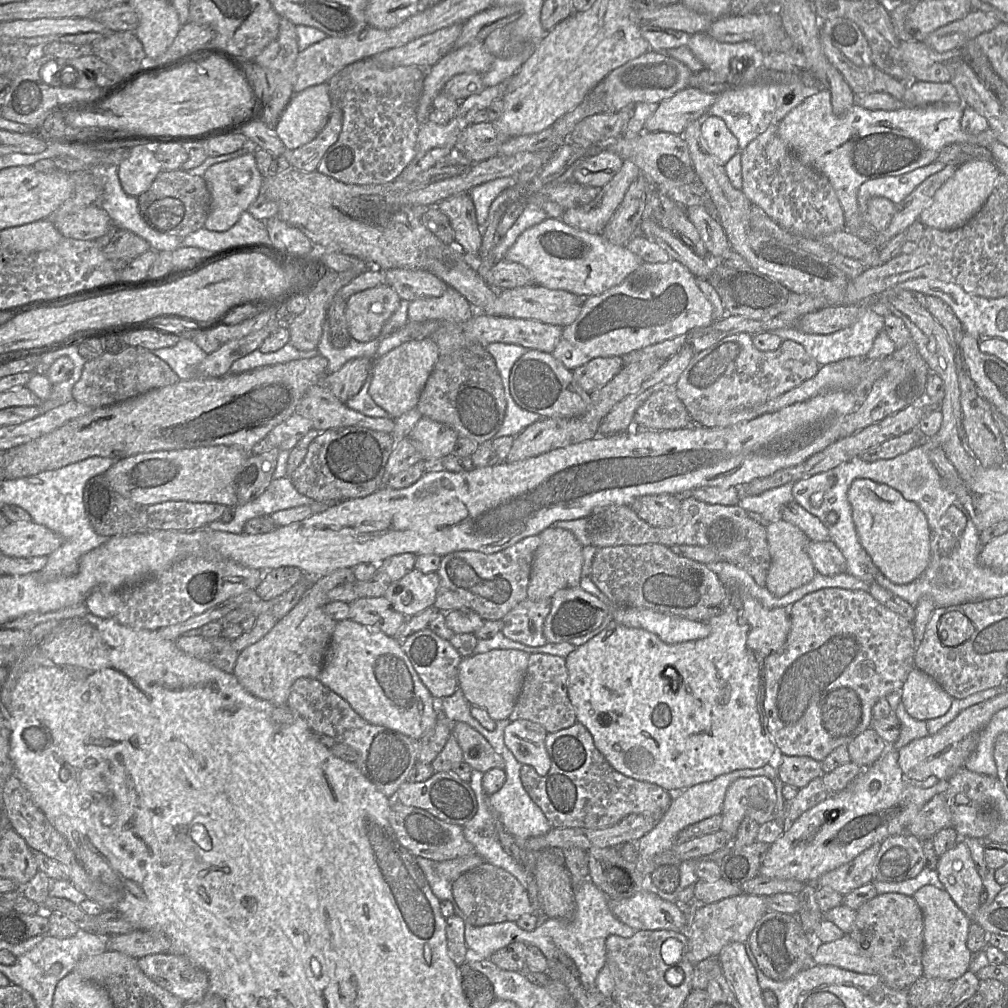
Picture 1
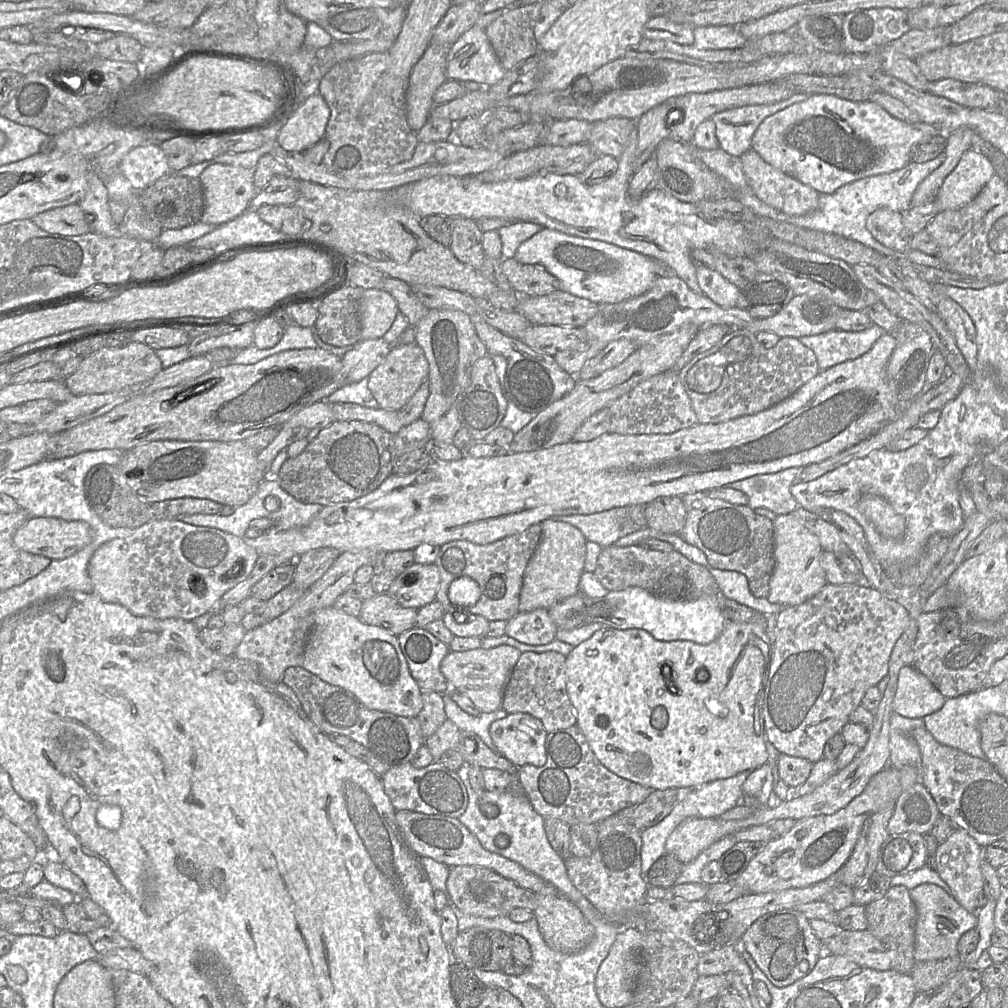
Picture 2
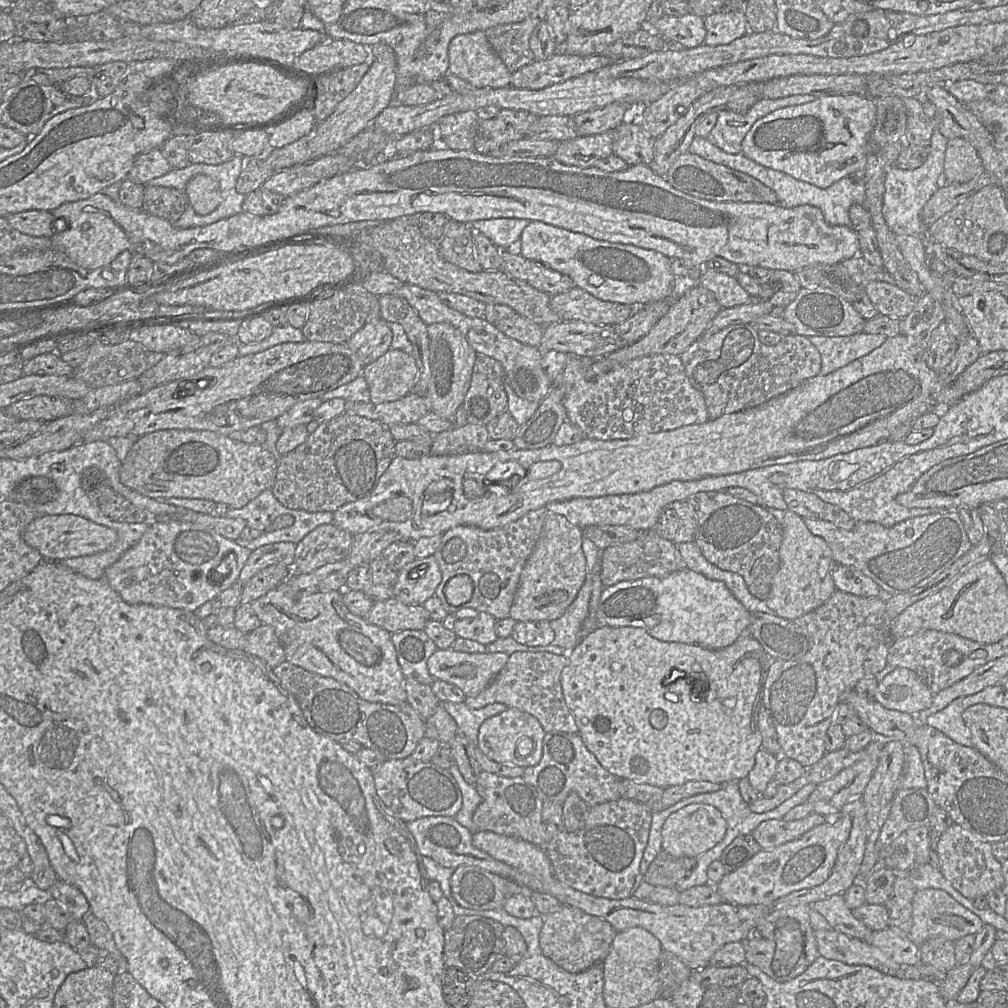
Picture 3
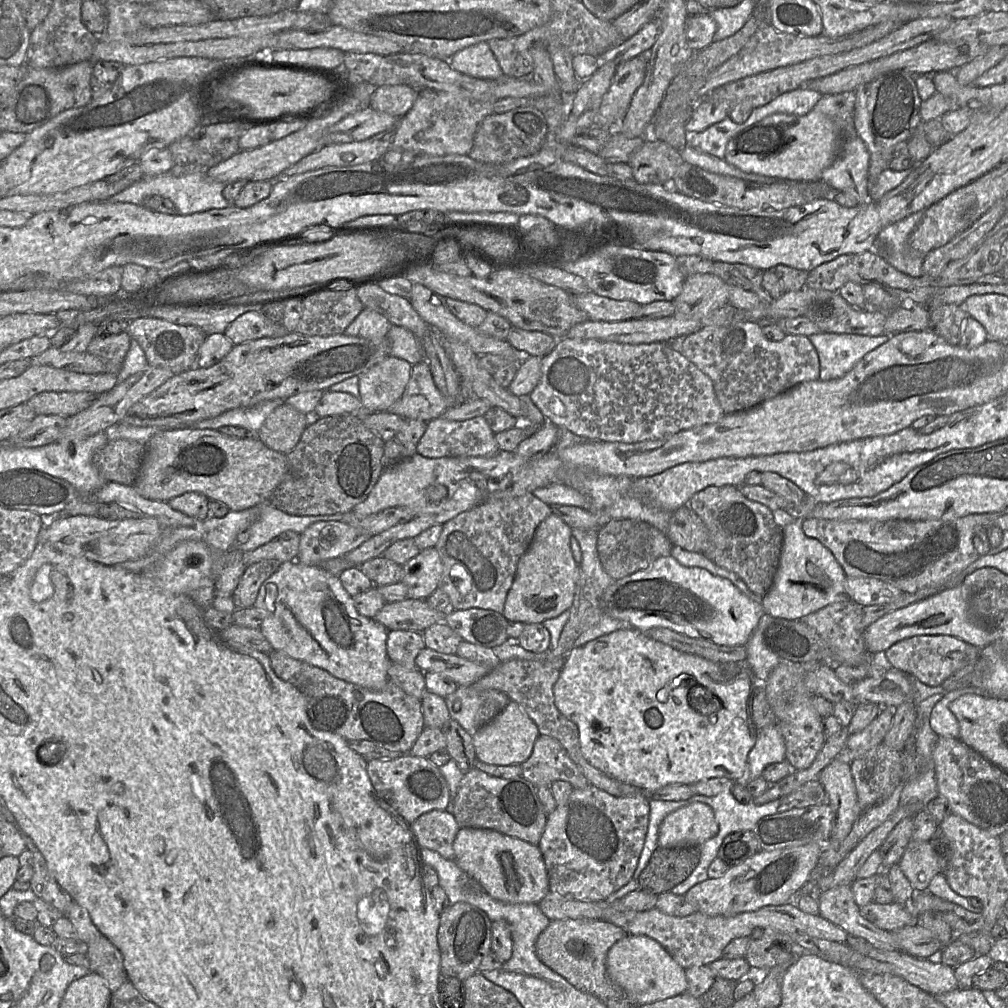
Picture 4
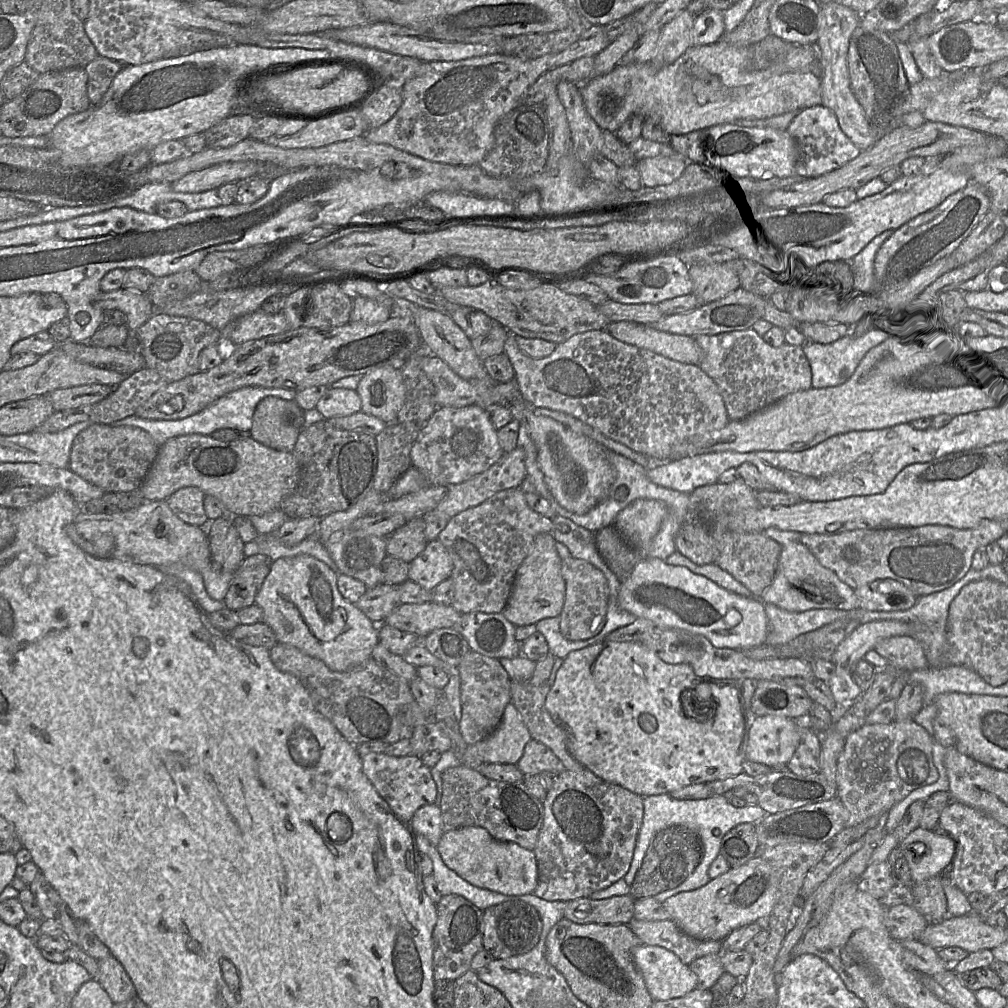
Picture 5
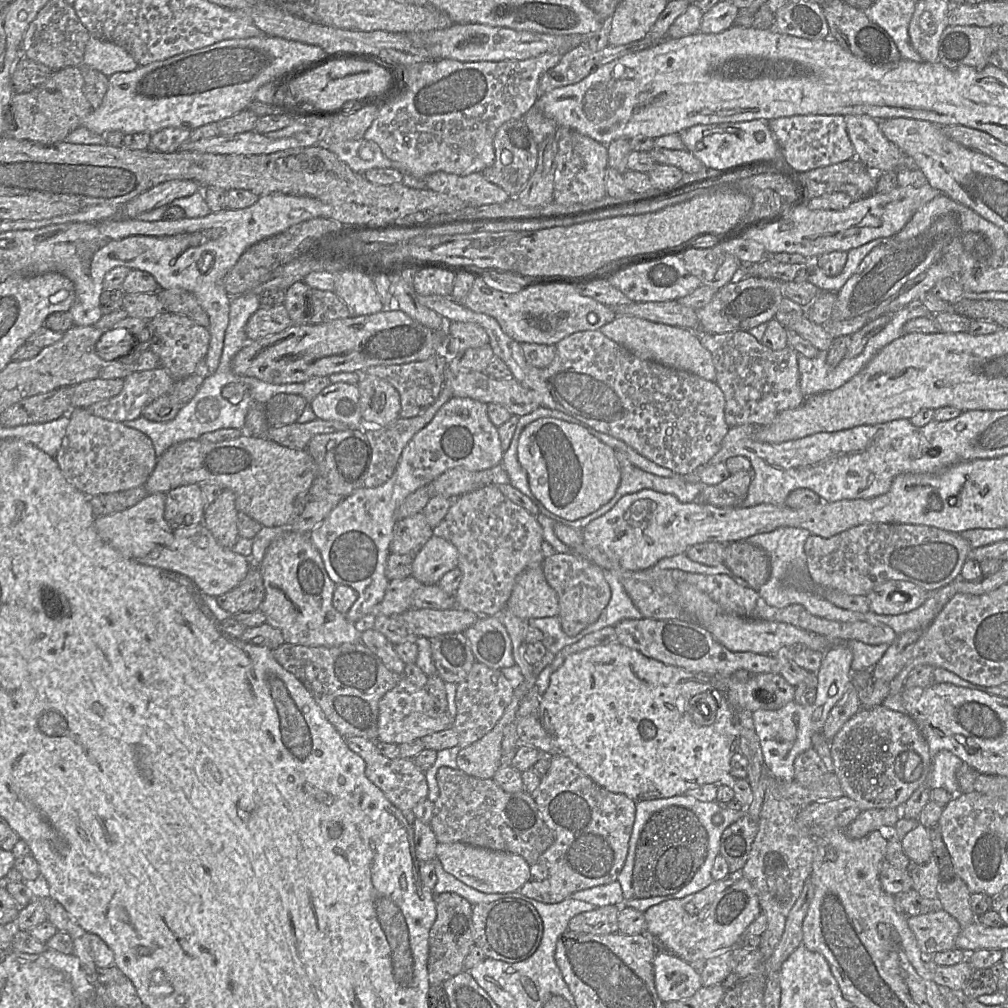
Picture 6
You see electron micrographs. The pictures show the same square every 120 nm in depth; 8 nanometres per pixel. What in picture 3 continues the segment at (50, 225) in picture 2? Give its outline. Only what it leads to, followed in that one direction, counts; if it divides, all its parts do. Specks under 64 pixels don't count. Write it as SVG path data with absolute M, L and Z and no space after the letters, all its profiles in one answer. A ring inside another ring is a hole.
M28 210L8 215L6 219L13 228L30 236L50 238L52 235L56 233L53 228L53 222L55 220L55 217L52 215L50 211Z

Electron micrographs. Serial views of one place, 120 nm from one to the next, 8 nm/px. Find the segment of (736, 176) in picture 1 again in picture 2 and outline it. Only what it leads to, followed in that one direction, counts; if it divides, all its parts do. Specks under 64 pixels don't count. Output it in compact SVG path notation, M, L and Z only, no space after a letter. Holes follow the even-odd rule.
M795 94L773 104L747 105L716 113L711 118L716 125L719 148L730 155L740 157L751 148L753 135L763 120L809 97L809 94Z

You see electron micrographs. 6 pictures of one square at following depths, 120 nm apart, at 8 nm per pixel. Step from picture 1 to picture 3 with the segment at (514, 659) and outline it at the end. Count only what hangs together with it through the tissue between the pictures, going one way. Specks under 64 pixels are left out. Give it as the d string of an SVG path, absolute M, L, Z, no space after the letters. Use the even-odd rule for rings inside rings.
M437 649L427 660L430 675L458 687L466 697L483 691L505 666L509 655L496 653L465 653Z

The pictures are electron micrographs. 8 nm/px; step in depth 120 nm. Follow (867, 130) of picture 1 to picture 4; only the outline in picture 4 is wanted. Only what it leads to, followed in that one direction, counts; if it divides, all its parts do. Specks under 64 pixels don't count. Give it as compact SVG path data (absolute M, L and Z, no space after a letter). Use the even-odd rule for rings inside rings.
M855 94L822 95L814 108L803 116L774 113L747 127L733 137L726 146L724 160L736 168L775 179L814 182L821 180L822 172L836 159L846 123L854 122Z

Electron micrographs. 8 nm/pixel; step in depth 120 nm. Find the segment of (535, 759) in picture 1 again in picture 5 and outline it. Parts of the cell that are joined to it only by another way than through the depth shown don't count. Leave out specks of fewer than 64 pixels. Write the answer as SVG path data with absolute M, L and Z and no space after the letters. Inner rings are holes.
M509 703L504 710L501 722L496 730L487 738L473 745L477 746L477 751L483 763L517 764L523 755L525 745L530 740L531 735L522 721L519 712L513 703Z

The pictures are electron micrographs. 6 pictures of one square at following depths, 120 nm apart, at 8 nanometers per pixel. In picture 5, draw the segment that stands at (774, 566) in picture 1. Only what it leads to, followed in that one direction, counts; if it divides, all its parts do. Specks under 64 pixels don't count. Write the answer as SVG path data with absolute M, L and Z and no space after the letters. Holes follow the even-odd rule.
M800 541L782 547L773 582L760 600L764 604L771 603L790 612L811 609L852 610L859 607L854 589L841 581L832 570L822 566Z

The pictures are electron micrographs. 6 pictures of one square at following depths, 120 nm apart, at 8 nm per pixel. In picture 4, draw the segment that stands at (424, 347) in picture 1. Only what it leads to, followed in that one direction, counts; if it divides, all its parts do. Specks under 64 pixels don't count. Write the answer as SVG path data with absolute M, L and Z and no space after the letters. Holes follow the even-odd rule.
M387 356L359 375L359 400L366 412L386 412L404 394L413 365Z

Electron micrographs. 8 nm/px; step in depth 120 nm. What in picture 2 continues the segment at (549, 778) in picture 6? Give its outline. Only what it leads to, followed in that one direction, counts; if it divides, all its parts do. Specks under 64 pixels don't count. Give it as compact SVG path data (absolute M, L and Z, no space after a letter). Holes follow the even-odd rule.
M615 814L597 822L597 845L588 857L569 856L563 859L568 878L576 889L610 921L619 924L622 916L648 902L649 884L641 875L642 831L627 822L622 822Z

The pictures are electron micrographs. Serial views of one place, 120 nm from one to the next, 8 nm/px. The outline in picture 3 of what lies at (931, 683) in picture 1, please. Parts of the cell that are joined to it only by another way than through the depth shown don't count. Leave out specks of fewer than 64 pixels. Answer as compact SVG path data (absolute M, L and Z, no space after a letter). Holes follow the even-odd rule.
M896 667L878 683L874 700L887 709L915 715L930 707L933 696L915 672Z

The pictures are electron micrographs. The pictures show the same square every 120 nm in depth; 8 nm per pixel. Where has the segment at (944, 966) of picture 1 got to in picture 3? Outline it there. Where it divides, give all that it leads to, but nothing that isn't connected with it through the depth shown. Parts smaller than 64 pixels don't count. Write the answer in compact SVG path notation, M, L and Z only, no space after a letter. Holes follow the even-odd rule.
M922 889L916 891L912 901L912 925L908 933L909 939L921 947L930 939L946 939L956 942L967 935L976 935L983 927L982 920L954 900L941 889Z

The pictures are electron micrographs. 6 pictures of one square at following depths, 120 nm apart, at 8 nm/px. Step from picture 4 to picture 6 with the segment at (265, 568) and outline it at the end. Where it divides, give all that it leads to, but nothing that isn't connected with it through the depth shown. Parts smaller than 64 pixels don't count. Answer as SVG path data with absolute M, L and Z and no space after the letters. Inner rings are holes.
M251 564L245 578L230 591L217 596L221 608L233 614L259 610L265 595L259 565Z

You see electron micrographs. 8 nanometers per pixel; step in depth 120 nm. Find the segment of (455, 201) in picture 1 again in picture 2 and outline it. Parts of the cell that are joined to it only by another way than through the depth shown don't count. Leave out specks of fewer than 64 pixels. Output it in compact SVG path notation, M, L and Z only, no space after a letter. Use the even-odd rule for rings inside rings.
M464 217L449 219L451 239L448 247L463 264L480 270L485 254L482 248L482 231L476 221Z

